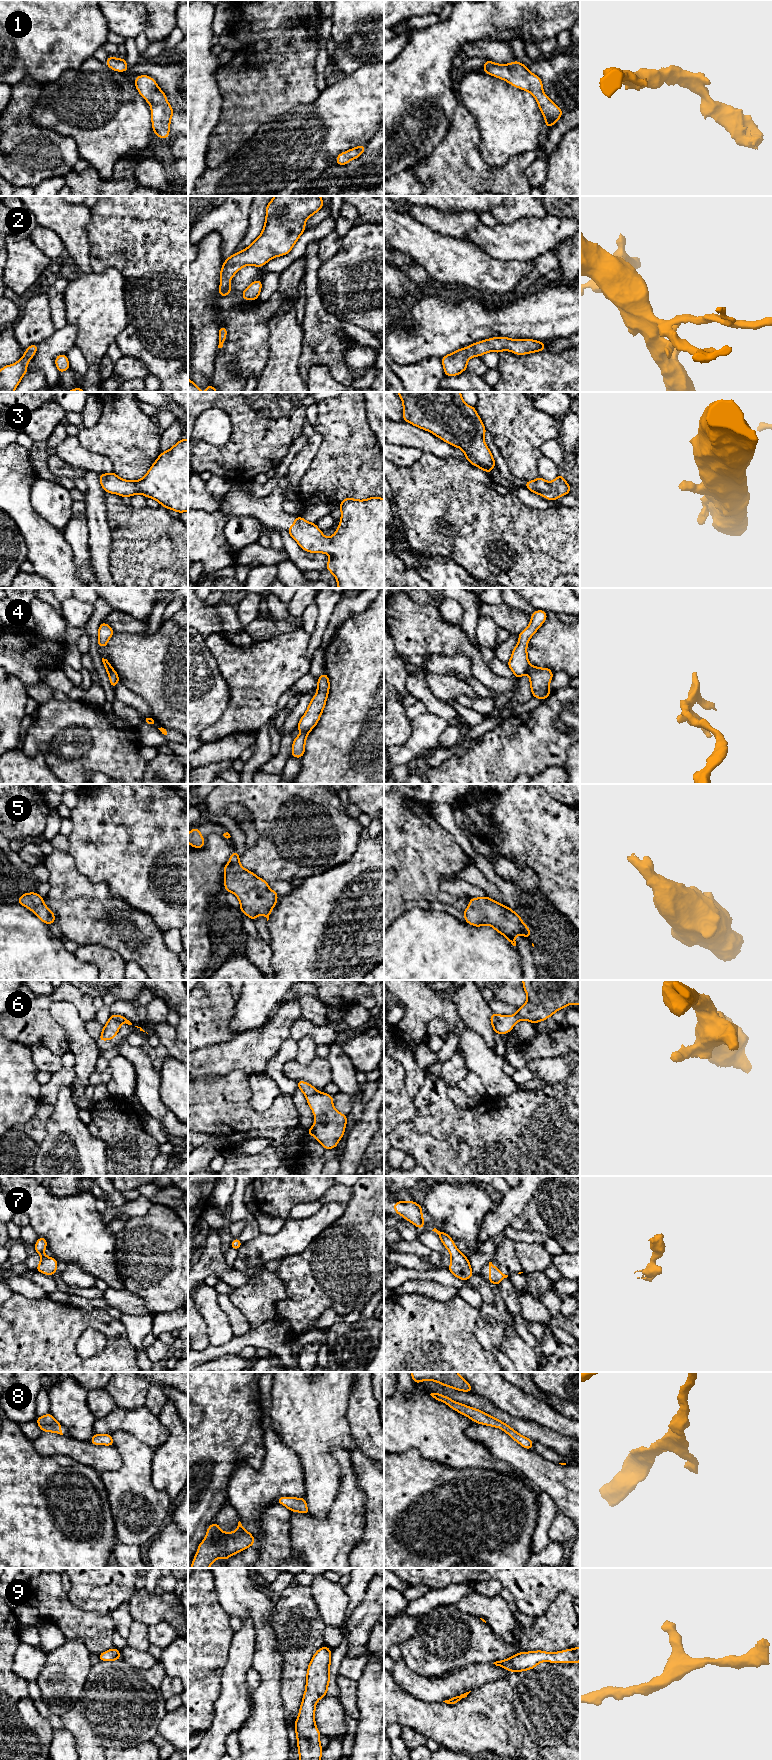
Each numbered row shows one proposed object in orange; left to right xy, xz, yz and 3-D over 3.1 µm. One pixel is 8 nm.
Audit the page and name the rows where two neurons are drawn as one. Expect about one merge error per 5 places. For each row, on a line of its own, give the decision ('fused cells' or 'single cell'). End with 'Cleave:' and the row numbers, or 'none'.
1: single cell
2: single cell
3: single cell
4: fused cells
5: single cell
6: single cell
7: single cell
8: single cell
9: single cell
Cleave: 4

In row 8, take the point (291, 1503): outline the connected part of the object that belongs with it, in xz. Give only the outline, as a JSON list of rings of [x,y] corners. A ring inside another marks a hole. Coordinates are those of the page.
[[[280,1497],[277,1502],[286,1506],[291,1512],[296,1511],[303,1514],[309,1514],[305,1498]]]

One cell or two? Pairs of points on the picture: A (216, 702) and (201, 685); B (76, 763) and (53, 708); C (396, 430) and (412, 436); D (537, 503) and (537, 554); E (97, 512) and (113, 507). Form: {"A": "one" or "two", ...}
{"A": "one", "B": "one", "C": "one", "D": "two", "E": "two"}

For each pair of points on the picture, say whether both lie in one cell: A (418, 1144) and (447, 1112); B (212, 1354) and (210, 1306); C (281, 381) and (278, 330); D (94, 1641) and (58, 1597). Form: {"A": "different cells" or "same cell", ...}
{"A": "same cell", "B": "different cells", "C": "same cell", "D": "same cell"}

